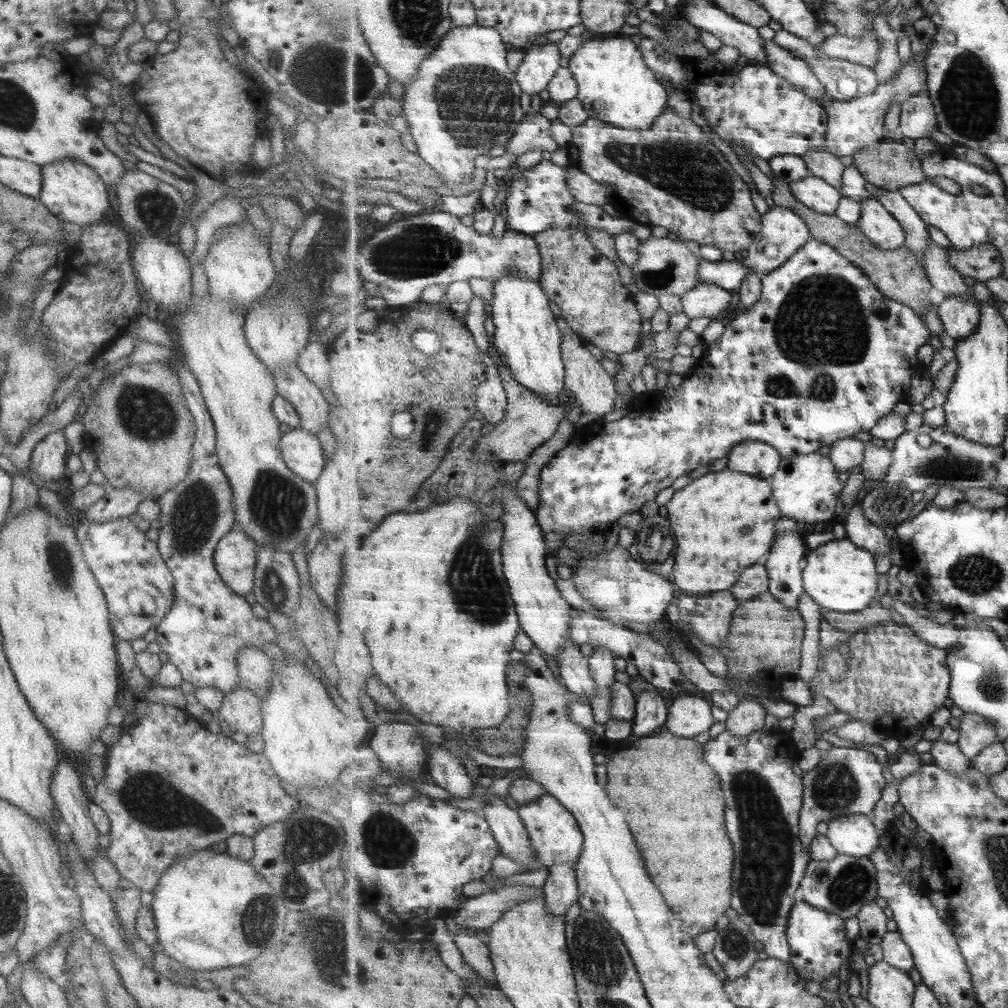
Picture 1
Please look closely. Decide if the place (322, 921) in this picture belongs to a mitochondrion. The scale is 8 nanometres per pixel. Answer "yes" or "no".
yes

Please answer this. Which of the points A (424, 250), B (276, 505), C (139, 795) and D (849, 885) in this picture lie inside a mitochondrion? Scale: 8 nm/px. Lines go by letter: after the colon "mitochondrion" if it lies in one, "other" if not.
A: mitochondrion
B: mitochondrion
C: mitochondrion
D: mitochondrion

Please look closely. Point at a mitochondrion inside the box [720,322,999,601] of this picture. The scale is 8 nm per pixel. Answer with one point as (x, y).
(943, 467)

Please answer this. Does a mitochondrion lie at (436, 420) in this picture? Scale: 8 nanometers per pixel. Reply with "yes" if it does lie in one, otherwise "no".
yes

